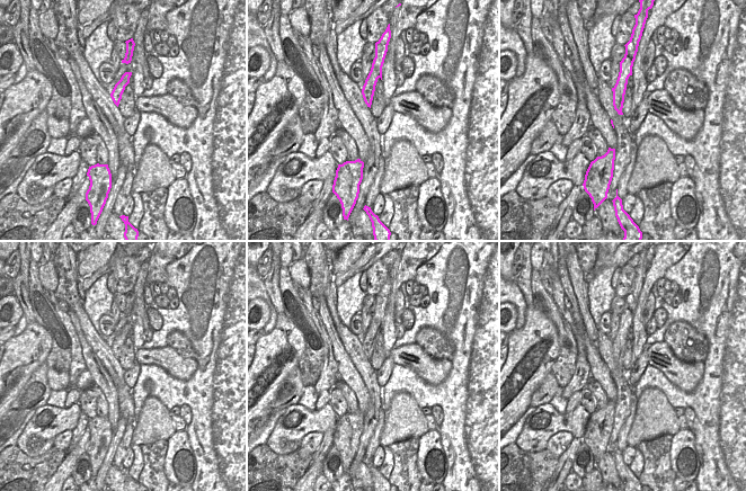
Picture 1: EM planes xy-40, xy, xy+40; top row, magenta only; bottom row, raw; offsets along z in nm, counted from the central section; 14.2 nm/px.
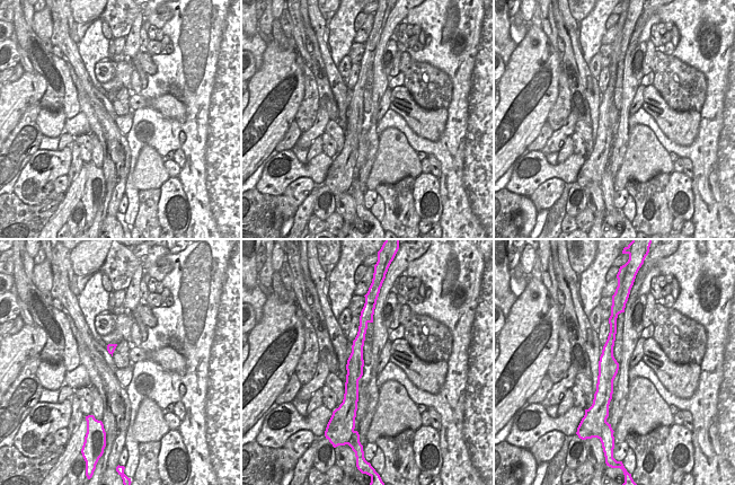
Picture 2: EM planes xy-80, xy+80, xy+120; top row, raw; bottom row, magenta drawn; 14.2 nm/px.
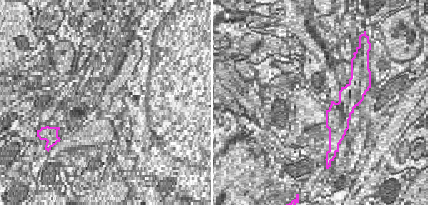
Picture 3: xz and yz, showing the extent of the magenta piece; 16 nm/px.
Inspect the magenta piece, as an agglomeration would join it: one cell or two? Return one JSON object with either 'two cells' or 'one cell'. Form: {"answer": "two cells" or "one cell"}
{"answer": "two cells"}

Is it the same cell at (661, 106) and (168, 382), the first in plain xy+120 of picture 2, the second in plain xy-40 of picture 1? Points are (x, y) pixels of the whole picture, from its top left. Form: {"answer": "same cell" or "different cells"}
{"answer": "different cells"}

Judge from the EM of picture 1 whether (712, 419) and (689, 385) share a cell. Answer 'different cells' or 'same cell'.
different cells

